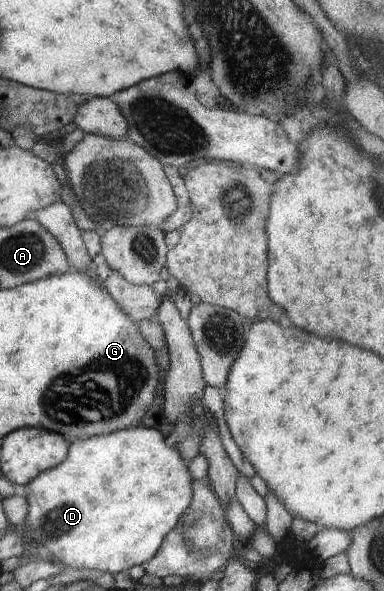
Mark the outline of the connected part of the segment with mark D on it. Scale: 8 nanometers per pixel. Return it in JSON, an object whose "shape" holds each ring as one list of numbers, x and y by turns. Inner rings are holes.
{"shape":[[137,426,105,436,93,436,68,445,66,459,52,469,38,474,26,485,26,517,29,538,41,544,53,559,68,569,91,568,101,574,116,575,151,560,163,539,181,520,191,502,192,478,177,446,169,447,159,430]]}

